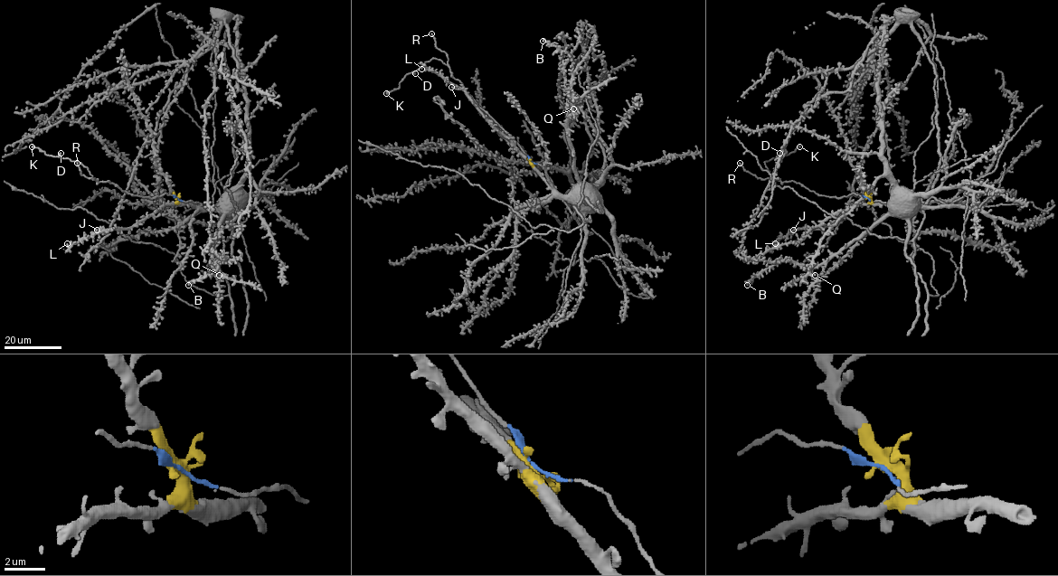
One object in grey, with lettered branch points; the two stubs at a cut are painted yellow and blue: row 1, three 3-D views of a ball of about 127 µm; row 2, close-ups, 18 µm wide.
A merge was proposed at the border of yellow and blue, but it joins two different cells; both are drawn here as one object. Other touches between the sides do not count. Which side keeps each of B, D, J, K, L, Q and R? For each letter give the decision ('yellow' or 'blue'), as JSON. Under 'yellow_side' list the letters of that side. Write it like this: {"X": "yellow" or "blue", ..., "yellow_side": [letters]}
{"B": "yellow", "D": "blue", "J": "yellow", "K": "blue", "L": "yellow", "Q": "yellow", "R": "blue", "yellow_side": ["B", "J", "L", "Q"]}

